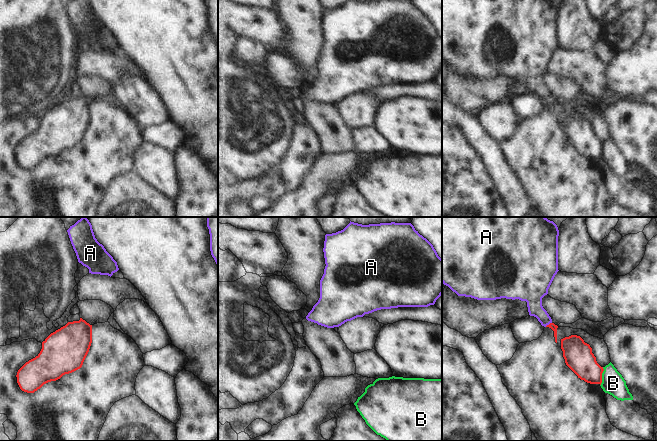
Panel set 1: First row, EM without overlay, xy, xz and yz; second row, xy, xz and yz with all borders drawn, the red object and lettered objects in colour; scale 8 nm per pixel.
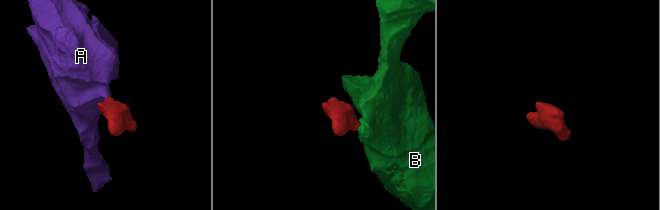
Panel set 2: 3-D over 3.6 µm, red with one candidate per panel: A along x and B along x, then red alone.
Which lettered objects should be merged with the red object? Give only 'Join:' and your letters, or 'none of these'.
Join: A

